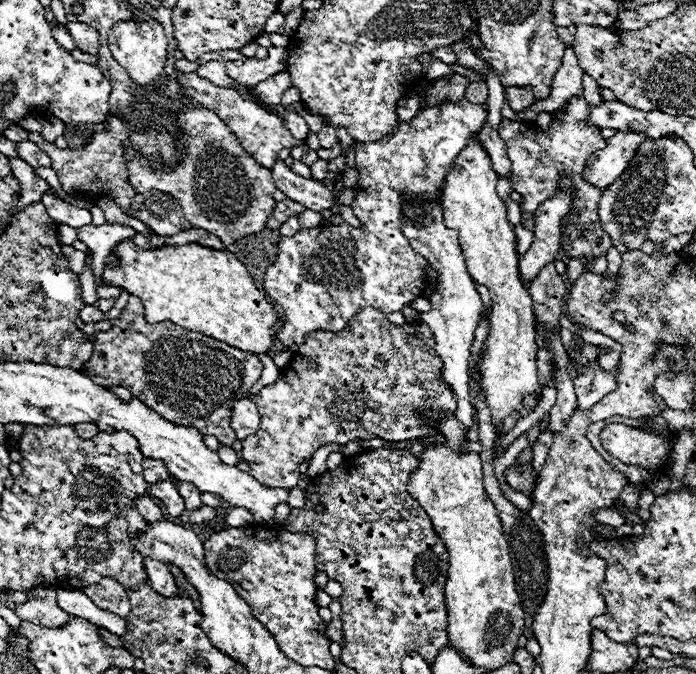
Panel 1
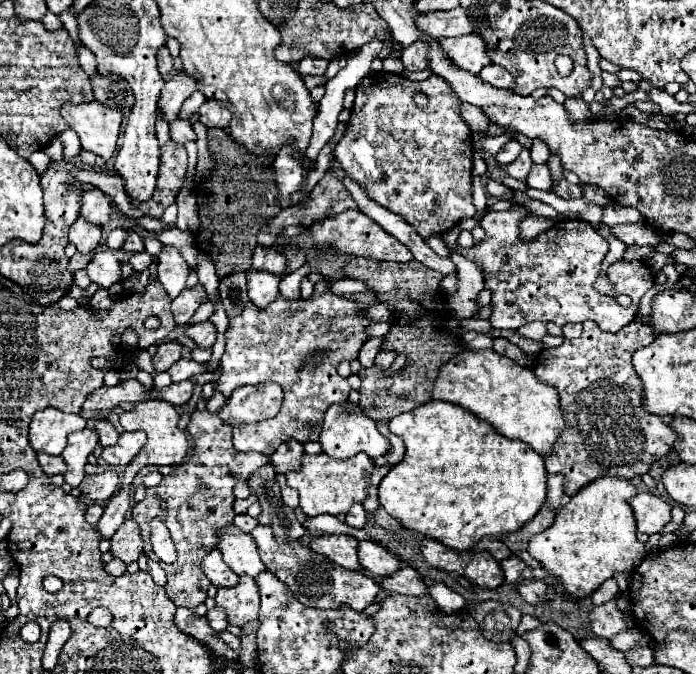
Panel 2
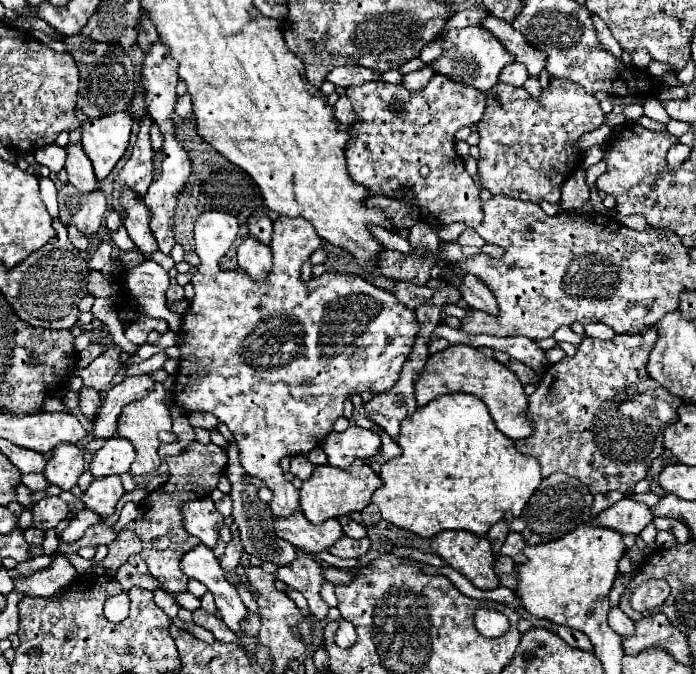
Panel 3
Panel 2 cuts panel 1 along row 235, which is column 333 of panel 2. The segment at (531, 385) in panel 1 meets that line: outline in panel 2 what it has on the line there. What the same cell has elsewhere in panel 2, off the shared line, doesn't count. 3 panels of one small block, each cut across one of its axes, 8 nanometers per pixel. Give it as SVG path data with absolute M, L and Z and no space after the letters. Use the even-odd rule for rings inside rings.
M316 454L316 456L302 456L302 468L298 472L286 474L286 484L300 494L300 508L308 516L318 514L340 514L348 512L352 504L364 502L368 496L370 476L374 470L374 462L366 454L352 456L348 460L334 460L328 454Z

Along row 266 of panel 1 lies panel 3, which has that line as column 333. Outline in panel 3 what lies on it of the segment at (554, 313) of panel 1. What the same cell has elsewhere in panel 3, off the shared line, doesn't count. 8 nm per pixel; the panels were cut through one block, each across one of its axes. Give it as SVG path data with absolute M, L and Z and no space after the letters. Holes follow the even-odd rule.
M342 536L342 540L338 540L338 544L332 544L328 548L330 554L338 556L338 558L360 558L368 552L370 548L370 540L362 538L362 540L352 540L348 536Z

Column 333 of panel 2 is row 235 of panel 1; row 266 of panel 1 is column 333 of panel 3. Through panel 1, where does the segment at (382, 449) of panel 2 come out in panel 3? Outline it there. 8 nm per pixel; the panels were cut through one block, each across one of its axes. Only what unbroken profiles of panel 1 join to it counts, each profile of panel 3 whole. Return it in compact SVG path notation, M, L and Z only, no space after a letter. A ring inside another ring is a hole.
M350 426L344 432L330 432L322 444L328 464L348 468L356 458L372 458L380 452L380 436L372 430Z

